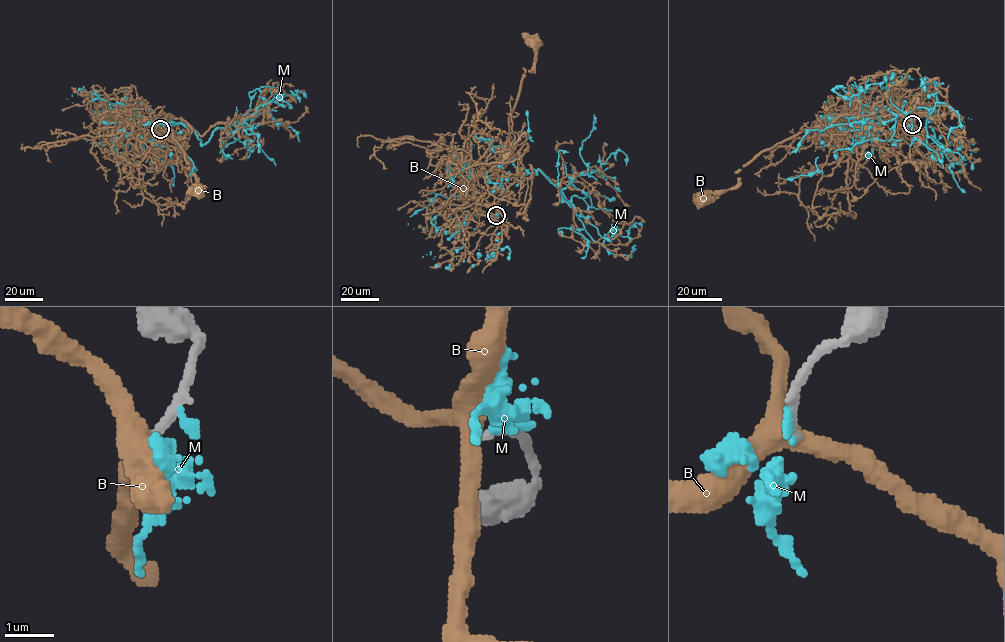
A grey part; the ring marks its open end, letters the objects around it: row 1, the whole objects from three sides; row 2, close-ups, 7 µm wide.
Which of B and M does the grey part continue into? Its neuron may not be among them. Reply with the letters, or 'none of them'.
none of them

